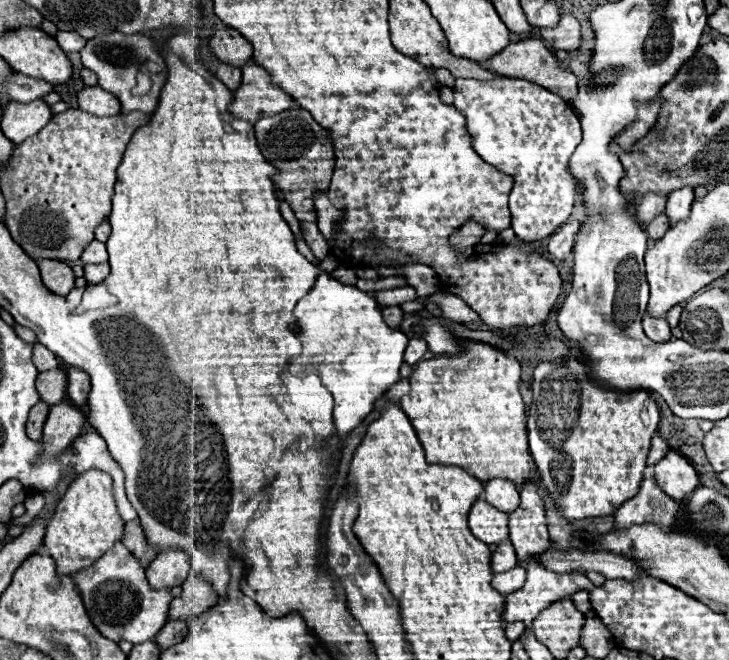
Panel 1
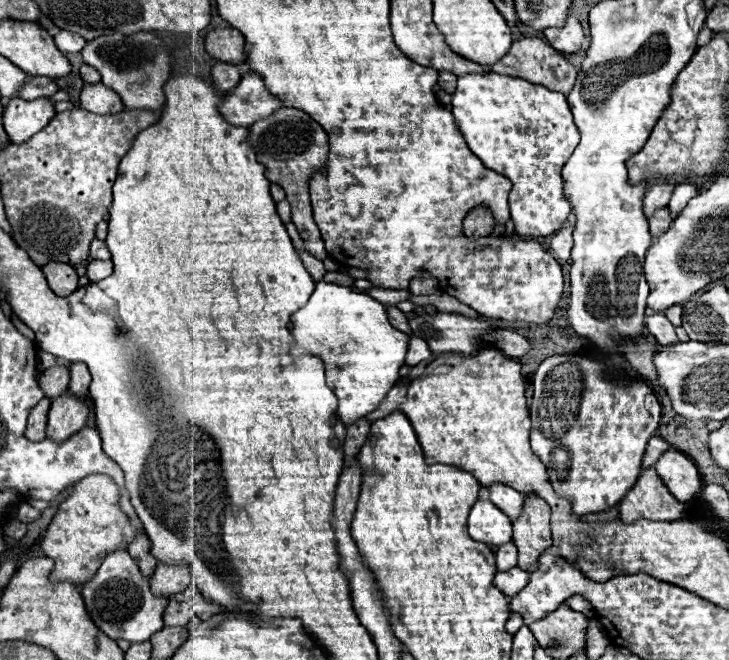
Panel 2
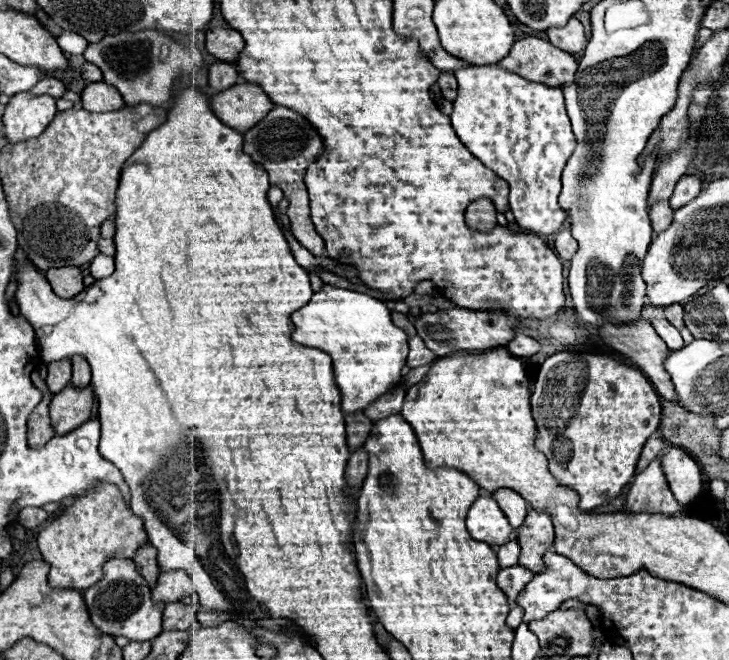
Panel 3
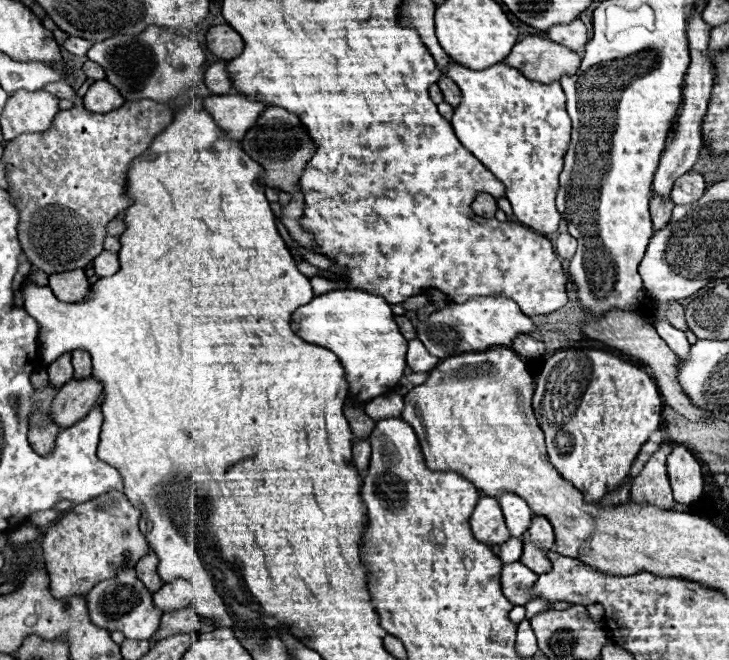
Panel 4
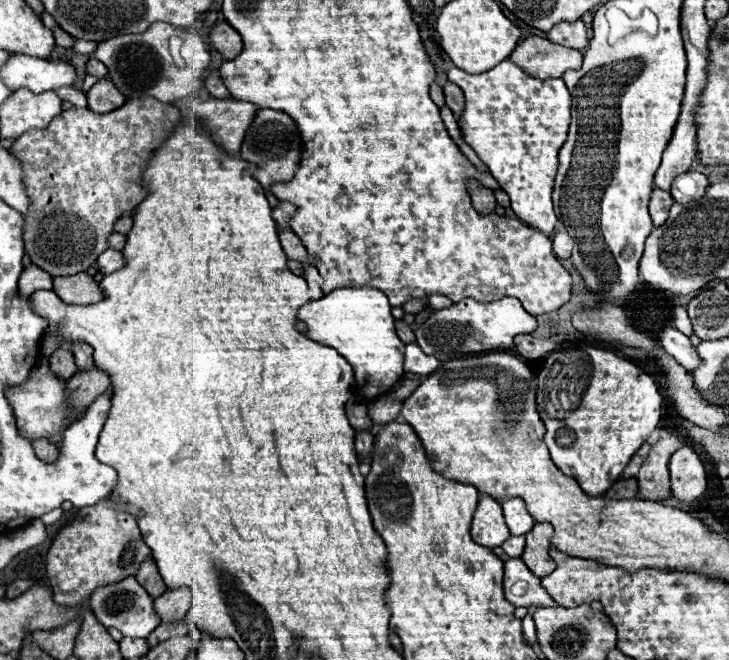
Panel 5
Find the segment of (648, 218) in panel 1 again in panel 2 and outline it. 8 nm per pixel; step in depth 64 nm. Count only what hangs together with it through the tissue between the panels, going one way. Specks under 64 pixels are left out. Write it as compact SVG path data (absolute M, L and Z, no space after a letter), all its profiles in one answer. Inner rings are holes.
M660 184L660 186L650 186L650 190L646 190L644 194L644 200L642 200L642 210L644 210L644 216L648 218L654 210L658 208L664 208L670 200L670 194L672 194L674 186L670 184Z

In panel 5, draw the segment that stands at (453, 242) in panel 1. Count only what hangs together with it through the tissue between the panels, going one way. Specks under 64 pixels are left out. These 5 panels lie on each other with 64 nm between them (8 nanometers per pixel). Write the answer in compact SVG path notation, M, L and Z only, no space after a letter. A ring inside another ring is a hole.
M470 182L470 196L472 196L472 206L480 212L480 214L490 214L496 208L496 200L494 200L494 192L488 188L478 186L476 182Z

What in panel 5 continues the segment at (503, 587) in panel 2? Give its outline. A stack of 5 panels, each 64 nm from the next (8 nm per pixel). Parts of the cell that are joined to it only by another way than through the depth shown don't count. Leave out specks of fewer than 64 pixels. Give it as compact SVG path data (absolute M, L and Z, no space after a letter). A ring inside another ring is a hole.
M520 558L504 562L504 594L514 606L558 606L540 586L540 578L534 576Z

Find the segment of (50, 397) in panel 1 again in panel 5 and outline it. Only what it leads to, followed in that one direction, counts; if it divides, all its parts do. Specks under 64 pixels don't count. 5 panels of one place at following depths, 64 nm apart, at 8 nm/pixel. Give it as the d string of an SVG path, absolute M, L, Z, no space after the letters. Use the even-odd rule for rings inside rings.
M60 348L50 356L50 370L60 378L68 380L76 374L76 364L74 364L74 354L70 348Z

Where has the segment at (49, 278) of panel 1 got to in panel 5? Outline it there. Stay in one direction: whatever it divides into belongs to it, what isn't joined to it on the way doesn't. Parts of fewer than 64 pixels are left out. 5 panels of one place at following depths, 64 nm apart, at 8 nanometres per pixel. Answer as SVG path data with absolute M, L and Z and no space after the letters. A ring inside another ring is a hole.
M86 272L74 276L54 276L52 284L54 292L66 304L94 304L102 300L98 282L94 282L94 278L88 276Z

